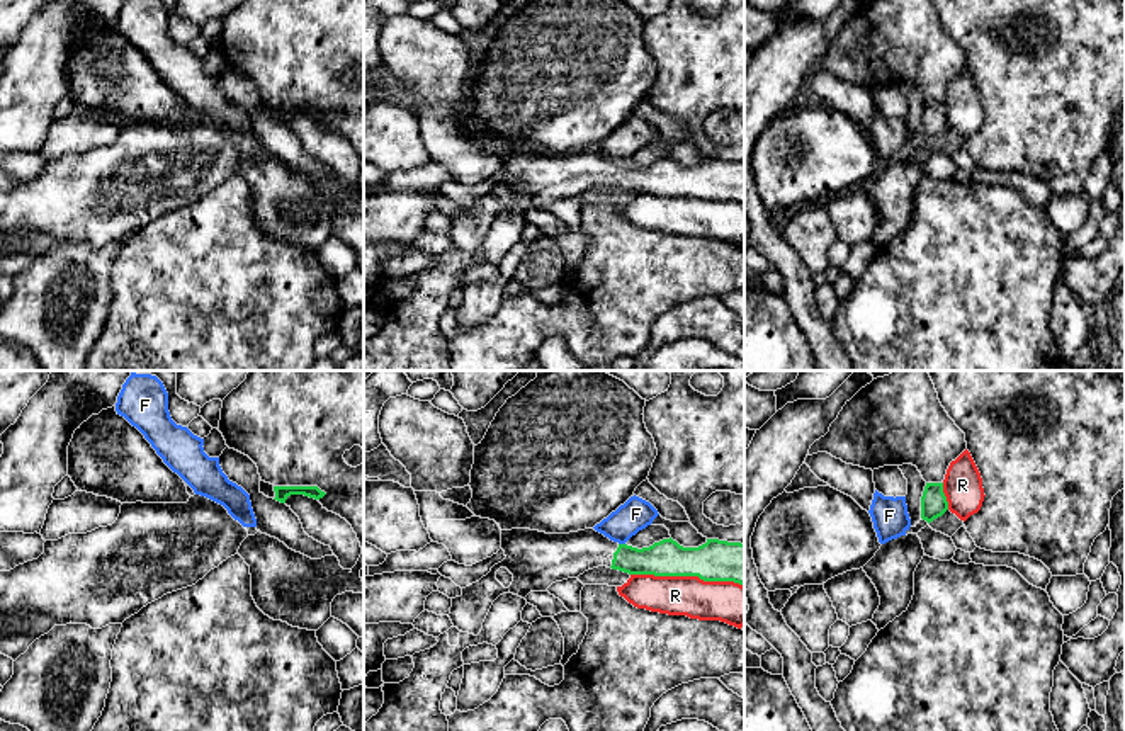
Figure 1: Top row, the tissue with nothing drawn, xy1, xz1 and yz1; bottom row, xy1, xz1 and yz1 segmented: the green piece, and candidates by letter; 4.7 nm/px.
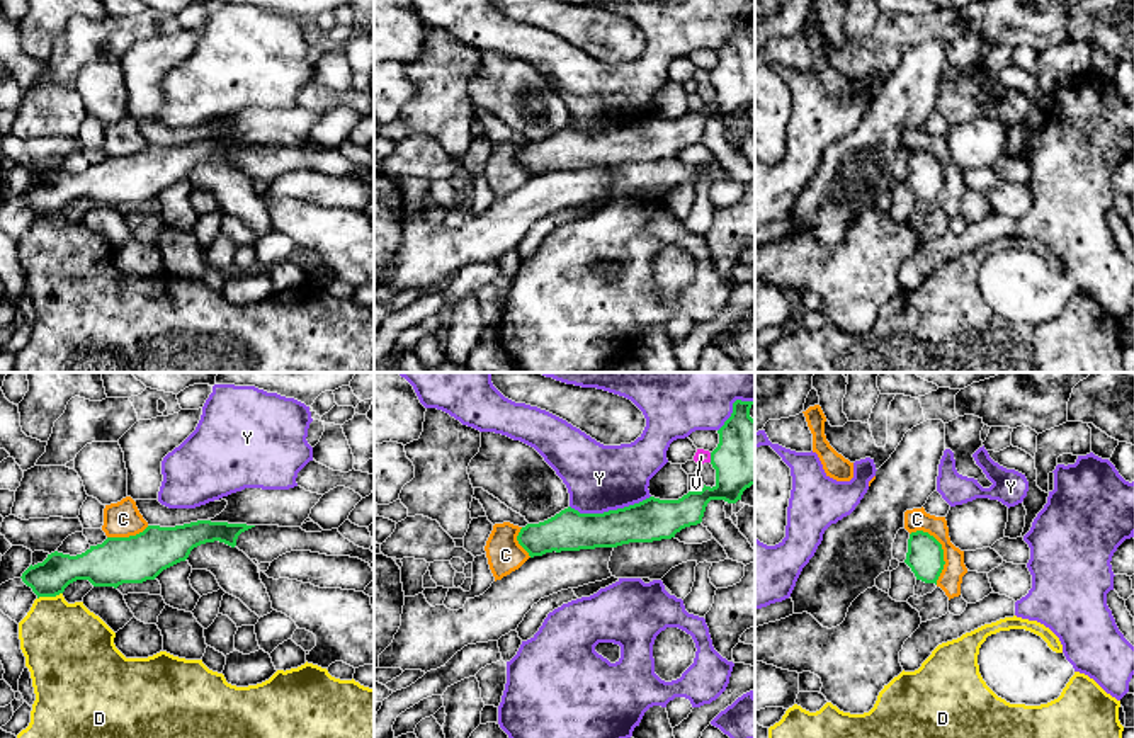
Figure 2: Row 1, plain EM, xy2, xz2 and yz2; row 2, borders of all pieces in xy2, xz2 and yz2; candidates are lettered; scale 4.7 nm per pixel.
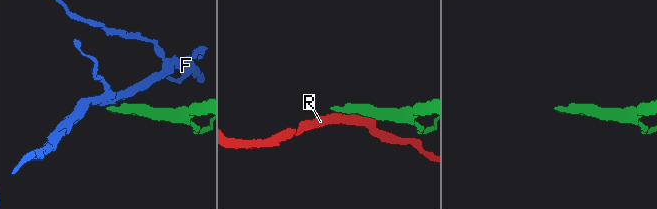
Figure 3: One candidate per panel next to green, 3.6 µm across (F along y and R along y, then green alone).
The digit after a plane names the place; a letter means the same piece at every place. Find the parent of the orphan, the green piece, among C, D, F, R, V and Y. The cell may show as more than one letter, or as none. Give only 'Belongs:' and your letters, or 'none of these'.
Belongs: none of these

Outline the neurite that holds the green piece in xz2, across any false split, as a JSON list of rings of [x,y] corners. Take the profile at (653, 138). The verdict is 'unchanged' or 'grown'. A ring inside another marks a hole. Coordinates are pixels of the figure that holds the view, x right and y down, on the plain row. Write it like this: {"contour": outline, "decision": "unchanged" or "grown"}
{"contour": [[[736,19],[733,32],[717,49],[719,63],[711,71],[716,104],[689,111],[678,119],[649,116],[639,122],[604,133],[580,133],[568,126],[554,136],[527,143],[517,160],[530,177],[546,172],[617,167],[629,162],[672,158],[685,146],[702,141],[711,119],[736,122],[755,104],[753,20]]], "decision": "unchanged"}

